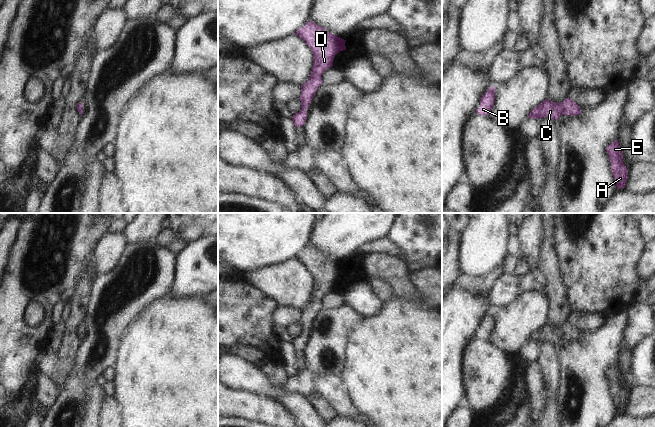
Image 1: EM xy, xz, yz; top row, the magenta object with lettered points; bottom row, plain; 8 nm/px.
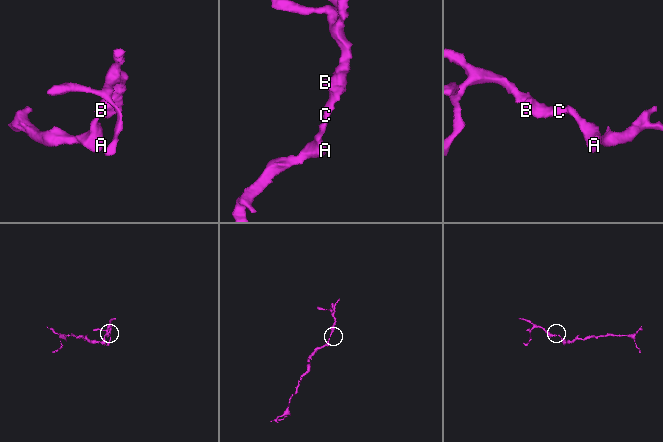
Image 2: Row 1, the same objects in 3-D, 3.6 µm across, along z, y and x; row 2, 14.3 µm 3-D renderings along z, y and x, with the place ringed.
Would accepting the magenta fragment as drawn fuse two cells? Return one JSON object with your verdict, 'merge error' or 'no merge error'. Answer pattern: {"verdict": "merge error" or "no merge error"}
{"verdict": "no merge error"}

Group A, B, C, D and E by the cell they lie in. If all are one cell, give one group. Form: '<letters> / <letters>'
A B C D E

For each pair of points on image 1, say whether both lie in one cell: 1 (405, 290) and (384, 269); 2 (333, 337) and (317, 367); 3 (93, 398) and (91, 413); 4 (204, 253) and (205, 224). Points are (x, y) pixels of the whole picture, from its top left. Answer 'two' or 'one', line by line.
1: one
2: one
3: one
4: two

